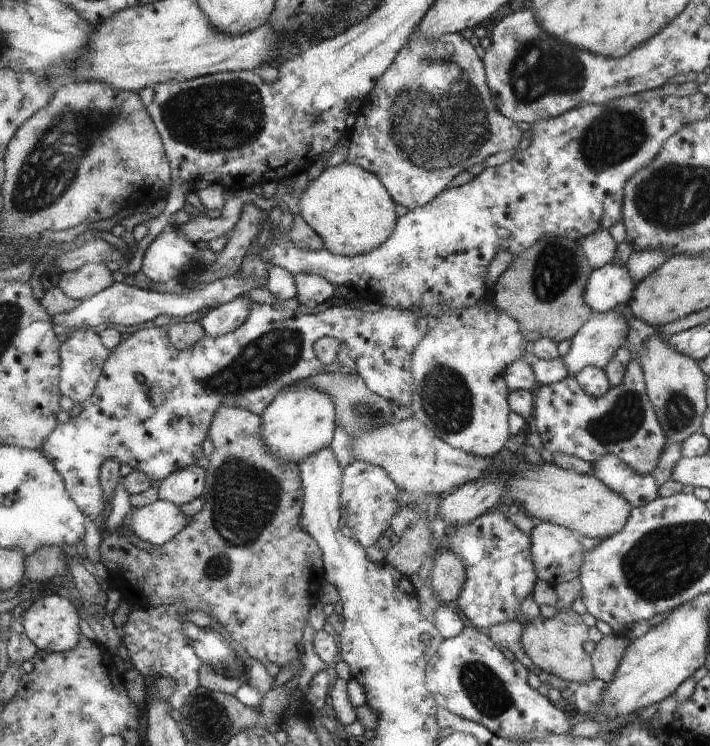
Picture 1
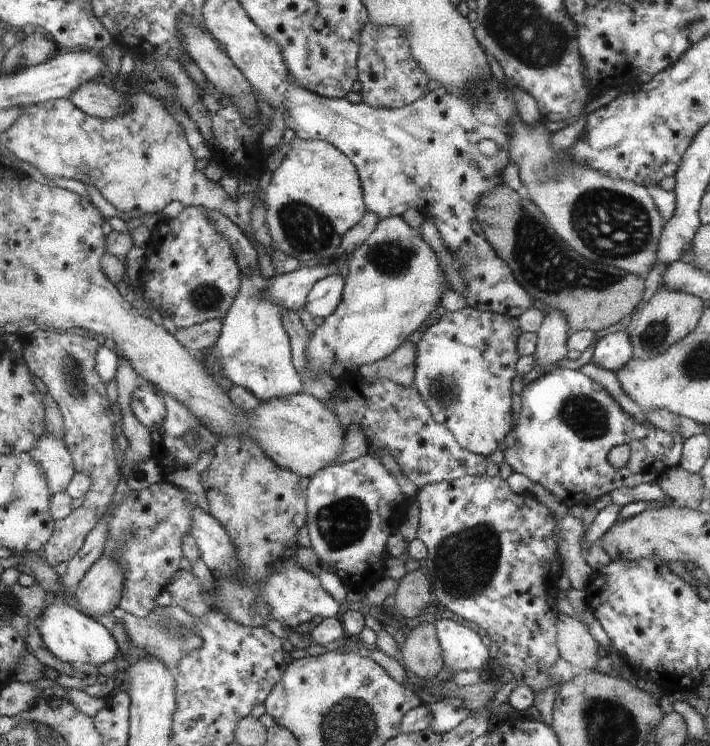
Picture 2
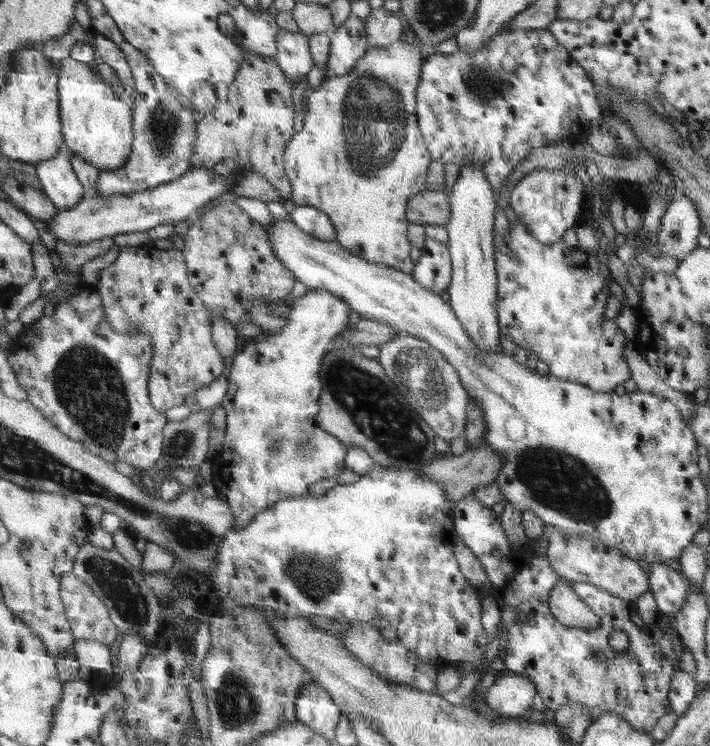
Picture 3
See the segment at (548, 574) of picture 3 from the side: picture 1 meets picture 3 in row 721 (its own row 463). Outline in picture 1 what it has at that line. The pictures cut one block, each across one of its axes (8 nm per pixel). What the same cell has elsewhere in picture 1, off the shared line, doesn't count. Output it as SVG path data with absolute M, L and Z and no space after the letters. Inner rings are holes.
M632 360L629 369L620 385L611 387L602 397L592 397L569 375L559 382L542 385L536 402L534 402L534 424L536 432L540 435L543 448L552 455L571 455L588 463L598 463L604 456L618 458L638 475L650 475L656 469L660 456L670 444L668 434L665 432L658 414L651 404L647 394L646 378L643 370Z

